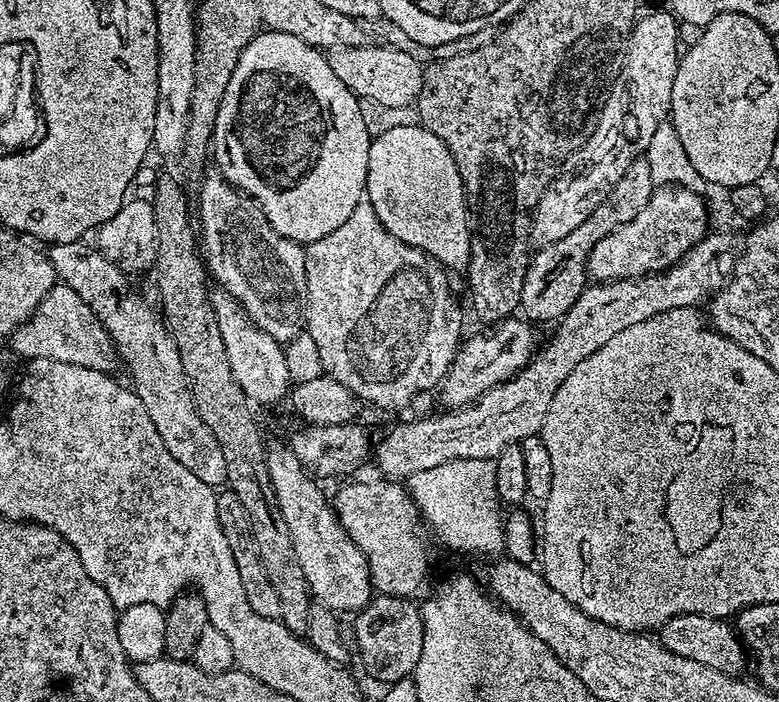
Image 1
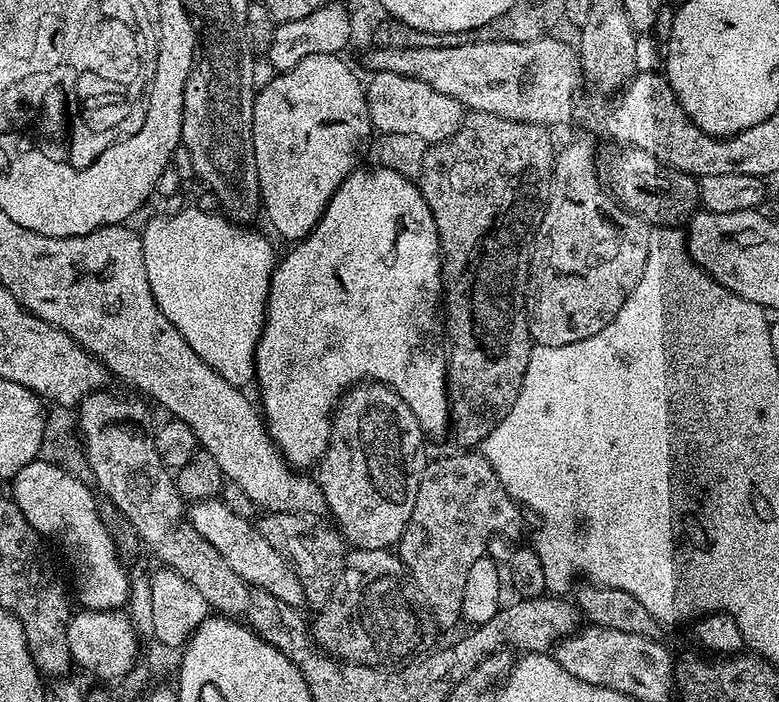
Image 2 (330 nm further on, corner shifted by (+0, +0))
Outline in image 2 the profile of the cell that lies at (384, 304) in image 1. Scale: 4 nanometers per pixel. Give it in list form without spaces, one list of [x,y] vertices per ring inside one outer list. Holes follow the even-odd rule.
[[[361,382],[340,397],[332,416],[328,449],[318,464],[318,483],[323,507],[332,511],[335,527],[352,548],[378,550],[399,545],[418,498],[418,486],[426,463],[424,443],[426,437],[418,418],[414,418],[411,404],[406,404],[388,385]]]

